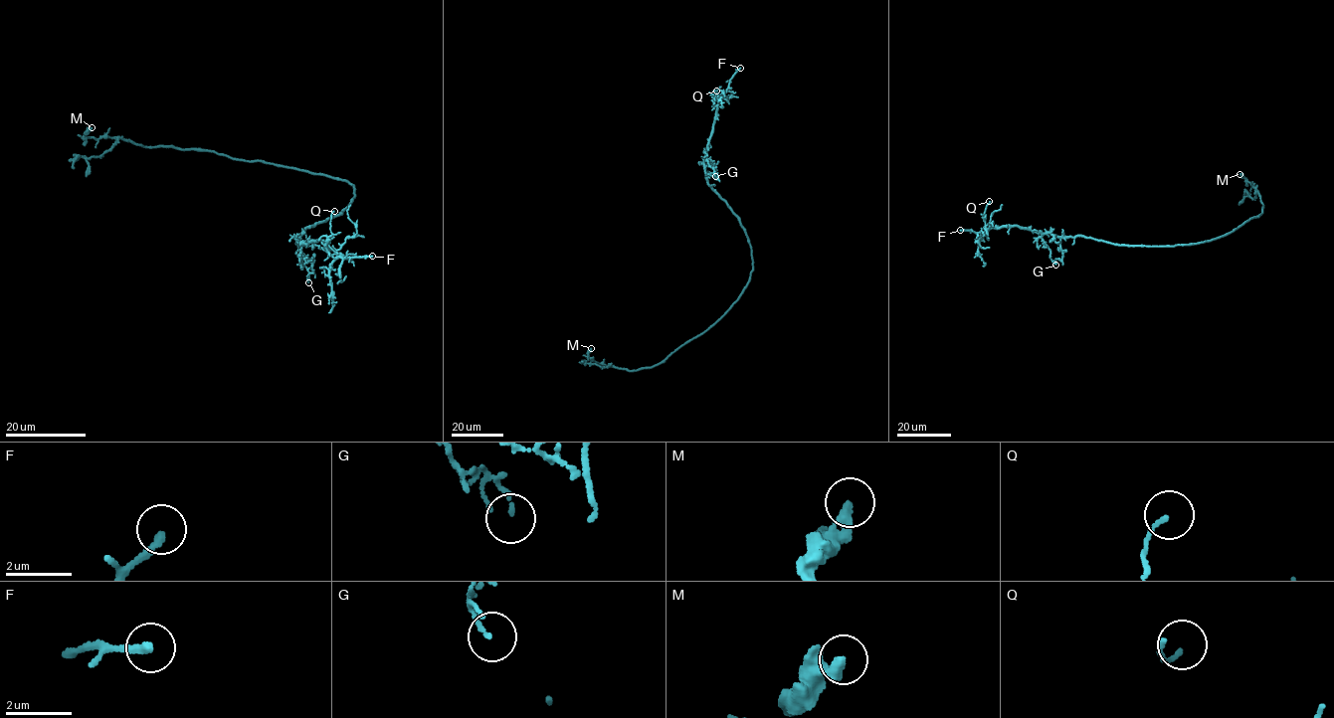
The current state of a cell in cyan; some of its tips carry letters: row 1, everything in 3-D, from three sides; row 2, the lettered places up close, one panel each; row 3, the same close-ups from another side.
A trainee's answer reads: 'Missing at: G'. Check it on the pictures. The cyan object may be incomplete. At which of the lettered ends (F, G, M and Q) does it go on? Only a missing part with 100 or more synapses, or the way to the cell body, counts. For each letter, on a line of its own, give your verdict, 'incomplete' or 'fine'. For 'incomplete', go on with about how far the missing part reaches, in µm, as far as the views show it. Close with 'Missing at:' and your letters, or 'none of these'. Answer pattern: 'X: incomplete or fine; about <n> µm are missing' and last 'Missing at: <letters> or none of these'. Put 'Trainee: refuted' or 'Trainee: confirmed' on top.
Trainee: refuted
F: incomplete; about 50 µm are missing
G: fine
M: fine
Q: fine
Missing at: F

